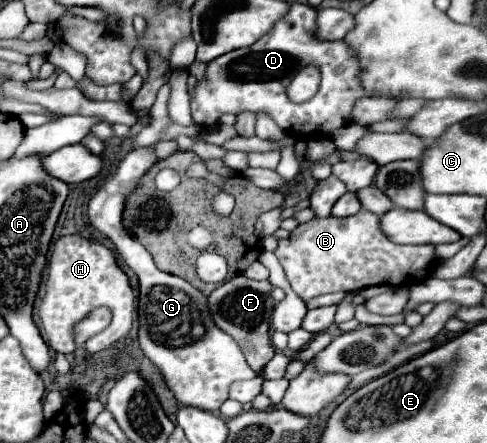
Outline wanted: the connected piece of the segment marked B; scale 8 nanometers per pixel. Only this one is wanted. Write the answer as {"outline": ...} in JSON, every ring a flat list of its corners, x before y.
{"outline":[[361,210,347,218,313,218,299,224,289,238,279,240,275,250,293,292,301,300,311,300,327,292,351,292,365,286,421,282,435,262,435,246,403,246,391,242,379,228,379,216]]}

